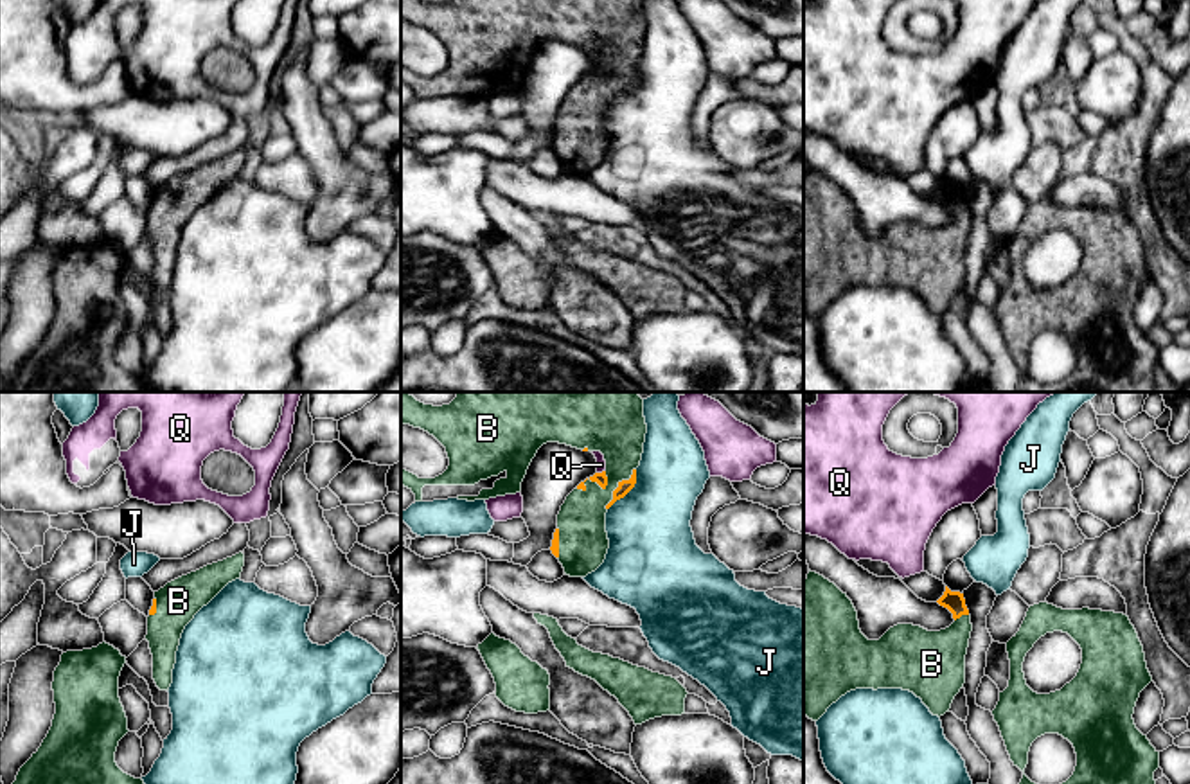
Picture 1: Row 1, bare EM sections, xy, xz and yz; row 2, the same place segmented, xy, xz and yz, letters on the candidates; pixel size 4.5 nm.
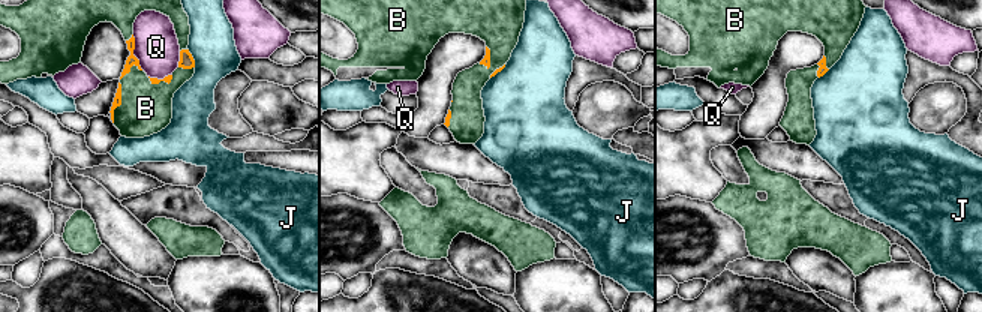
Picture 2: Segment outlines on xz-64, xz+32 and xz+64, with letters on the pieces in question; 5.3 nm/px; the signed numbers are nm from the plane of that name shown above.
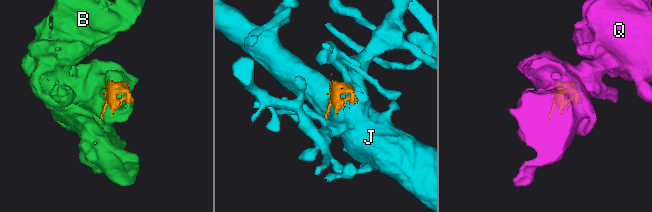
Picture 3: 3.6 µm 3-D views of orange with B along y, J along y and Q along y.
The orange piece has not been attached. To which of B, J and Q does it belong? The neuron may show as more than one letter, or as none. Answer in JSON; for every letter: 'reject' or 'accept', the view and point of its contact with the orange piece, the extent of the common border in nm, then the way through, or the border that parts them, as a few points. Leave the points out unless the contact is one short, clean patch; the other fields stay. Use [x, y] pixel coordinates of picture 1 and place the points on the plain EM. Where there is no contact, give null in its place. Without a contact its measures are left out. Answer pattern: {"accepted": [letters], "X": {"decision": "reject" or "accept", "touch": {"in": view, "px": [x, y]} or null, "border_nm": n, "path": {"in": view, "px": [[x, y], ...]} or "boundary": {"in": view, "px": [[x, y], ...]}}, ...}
{"accepted": ["B"], "B": {"decision": "accept", "touch": {"in": "xz", "px": [594, 78]}, "border_nm": 160}, "J": {"decision": "reject", "touch": {"in": "xz", "px": [628, 89]}, "border_nm": 220}, "Q": {"decision": "reject", "touch": {"in": "xz", "px": [603, 69]}, "border_nm": 40}}

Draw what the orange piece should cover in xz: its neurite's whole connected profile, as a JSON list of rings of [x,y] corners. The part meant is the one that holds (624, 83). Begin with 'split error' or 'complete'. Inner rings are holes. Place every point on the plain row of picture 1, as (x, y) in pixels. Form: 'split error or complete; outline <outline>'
split error; outline [[[401,0],[401,22],[433,32],[449,56],[448,67],[435,76],[419,76],[401,65],[401,83],[415,92],[415,99],[448,95],[475,99],[516,92],[521,88],[532,56],[546,40],[600,49],[606,67],[581,79],[557,111],[550,147],[570,174],[586,174],[604,160],[609,146],[606,110],[635,85],[647,31],[644,0],[449,0],[442,4]]]

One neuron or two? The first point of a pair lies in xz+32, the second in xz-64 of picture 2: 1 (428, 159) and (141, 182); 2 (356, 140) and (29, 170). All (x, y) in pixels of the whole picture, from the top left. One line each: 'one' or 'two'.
1: two
2: one

